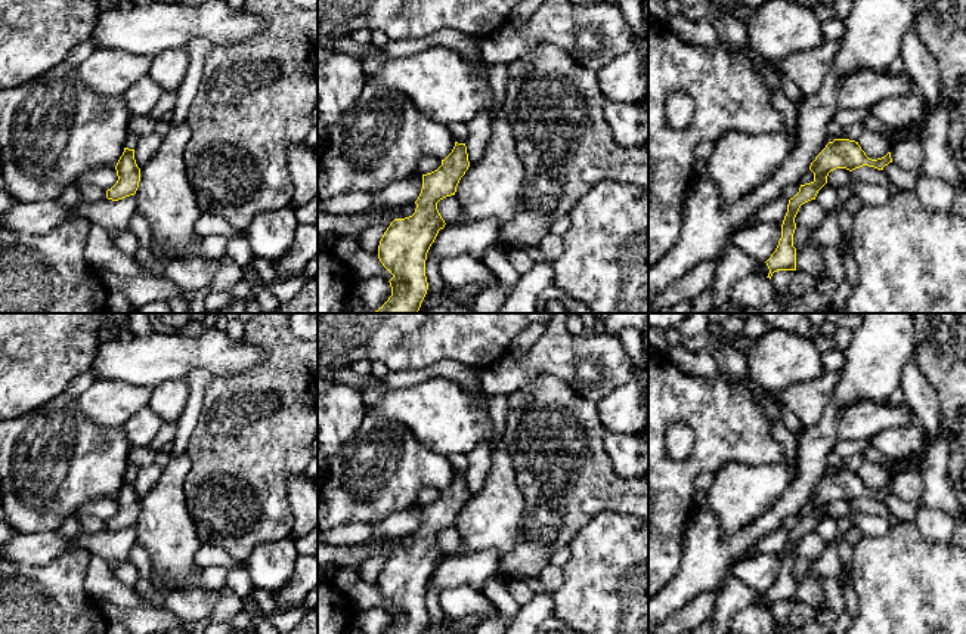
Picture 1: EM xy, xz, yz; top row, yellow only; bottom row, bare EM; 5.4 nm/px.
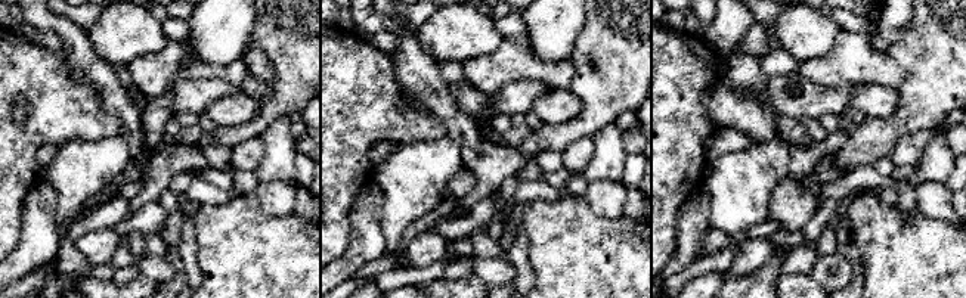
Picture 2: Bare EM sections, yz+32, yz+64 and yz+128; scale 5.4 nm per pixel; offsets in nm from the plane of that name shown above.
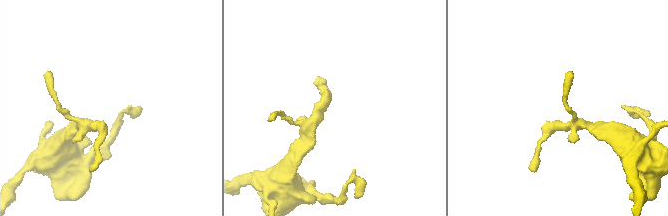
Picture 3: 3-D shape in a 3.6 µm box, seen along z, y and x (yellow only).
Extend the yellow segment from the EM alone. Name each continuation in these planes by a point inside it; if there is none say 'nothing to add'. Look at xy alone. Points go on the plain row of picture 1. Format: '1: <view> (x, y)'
1: xy (132, 472)

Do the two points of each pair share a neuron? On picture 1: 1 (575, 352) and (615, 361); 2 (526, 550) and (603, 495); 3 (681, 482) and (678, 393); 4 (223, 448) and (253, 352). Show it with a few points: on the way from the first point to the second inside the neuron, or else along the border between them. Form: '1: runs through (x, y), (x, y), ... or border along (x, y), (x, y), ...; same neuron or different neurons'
1: runs through (585, 361), (604, 361); same neuron
2: runs through (545, 531), (584, 495); same neuron
3: runs through (699, 460), (703, 455), (703, 418), (700, 416); same neuron
4: border along (266, 352), (257, 362), (238, 373), (214, 376); different neurons

